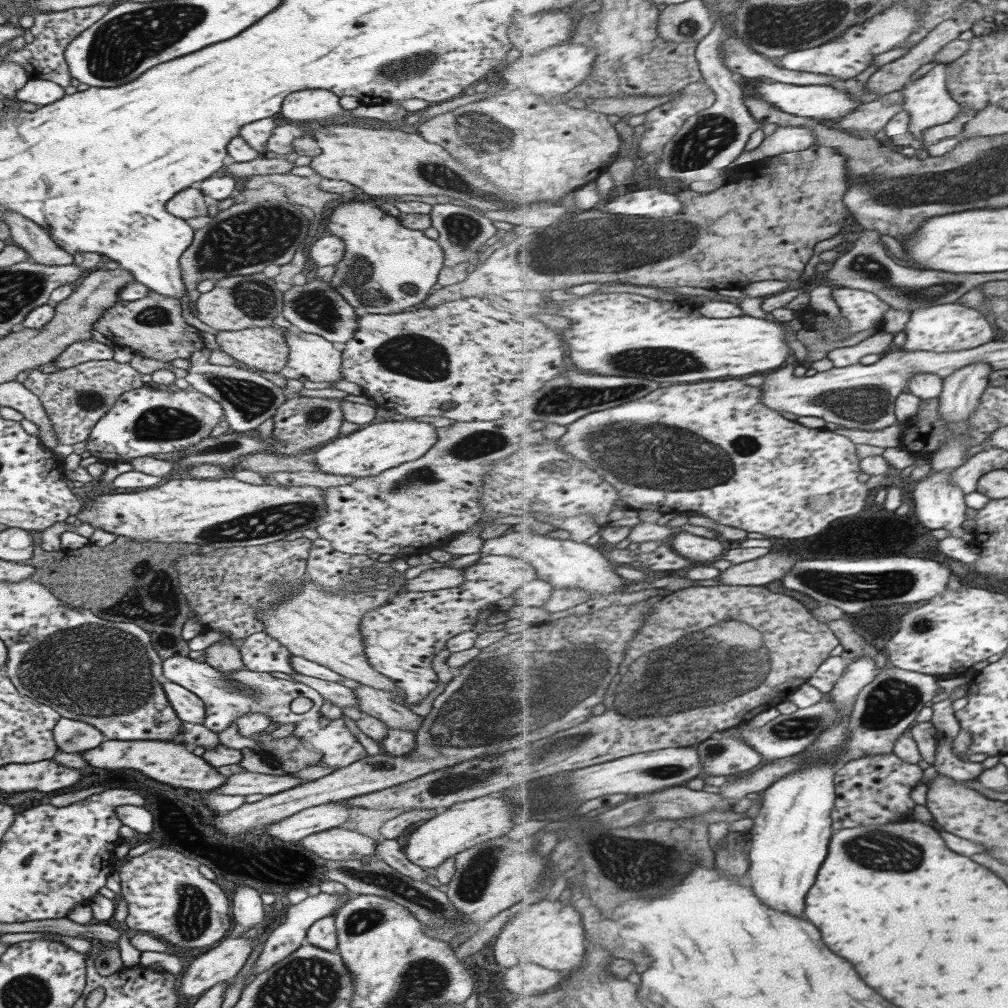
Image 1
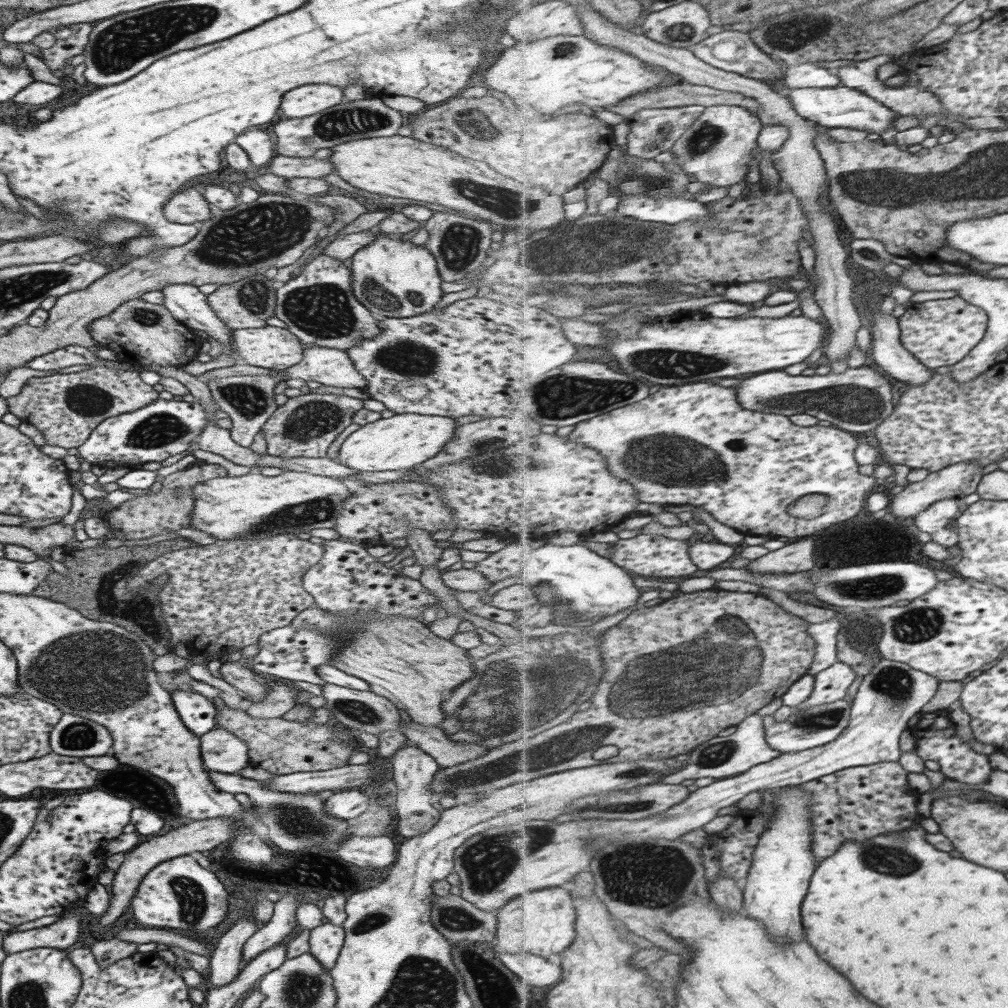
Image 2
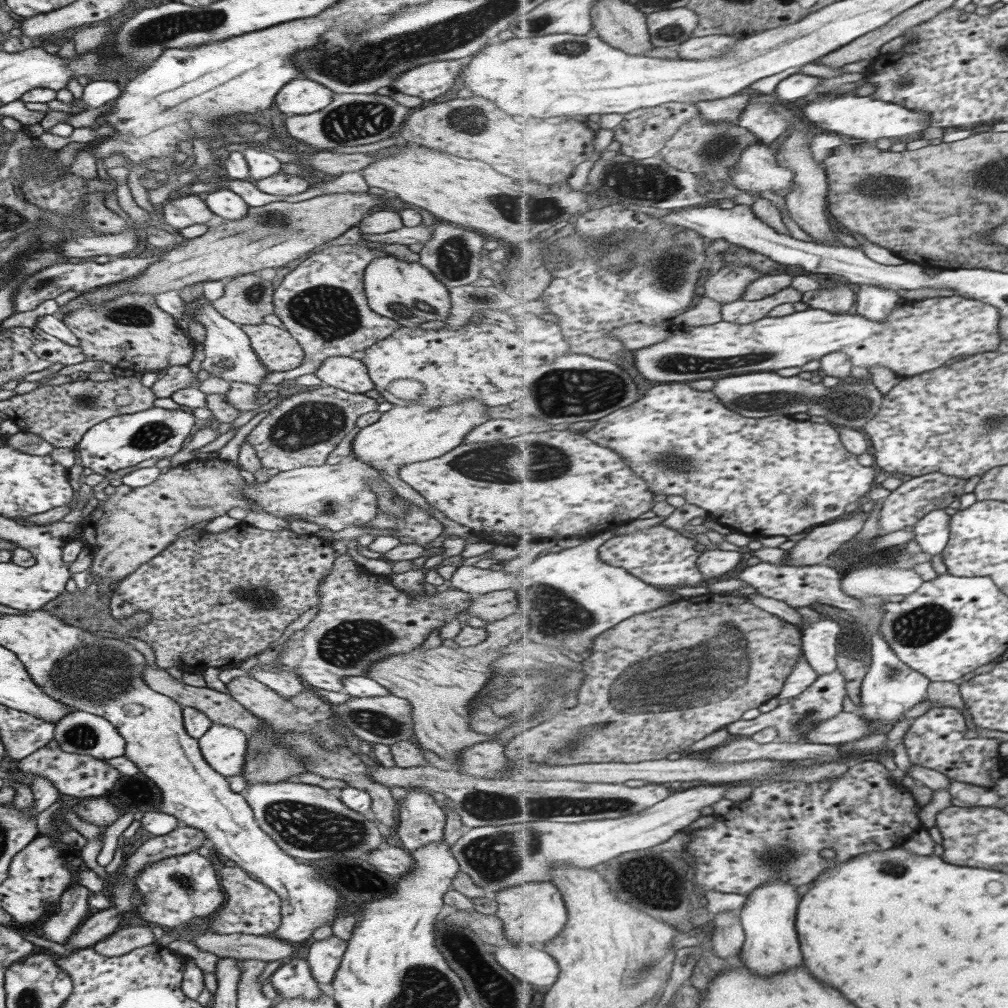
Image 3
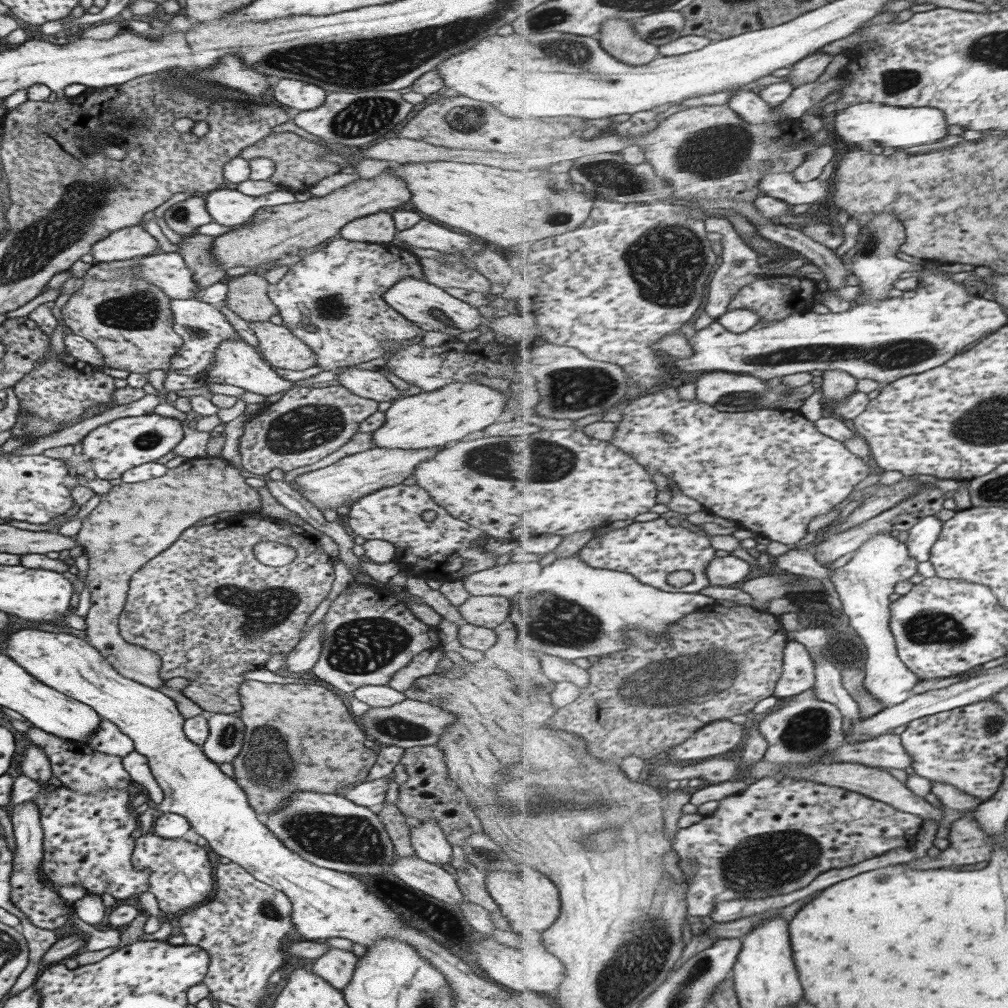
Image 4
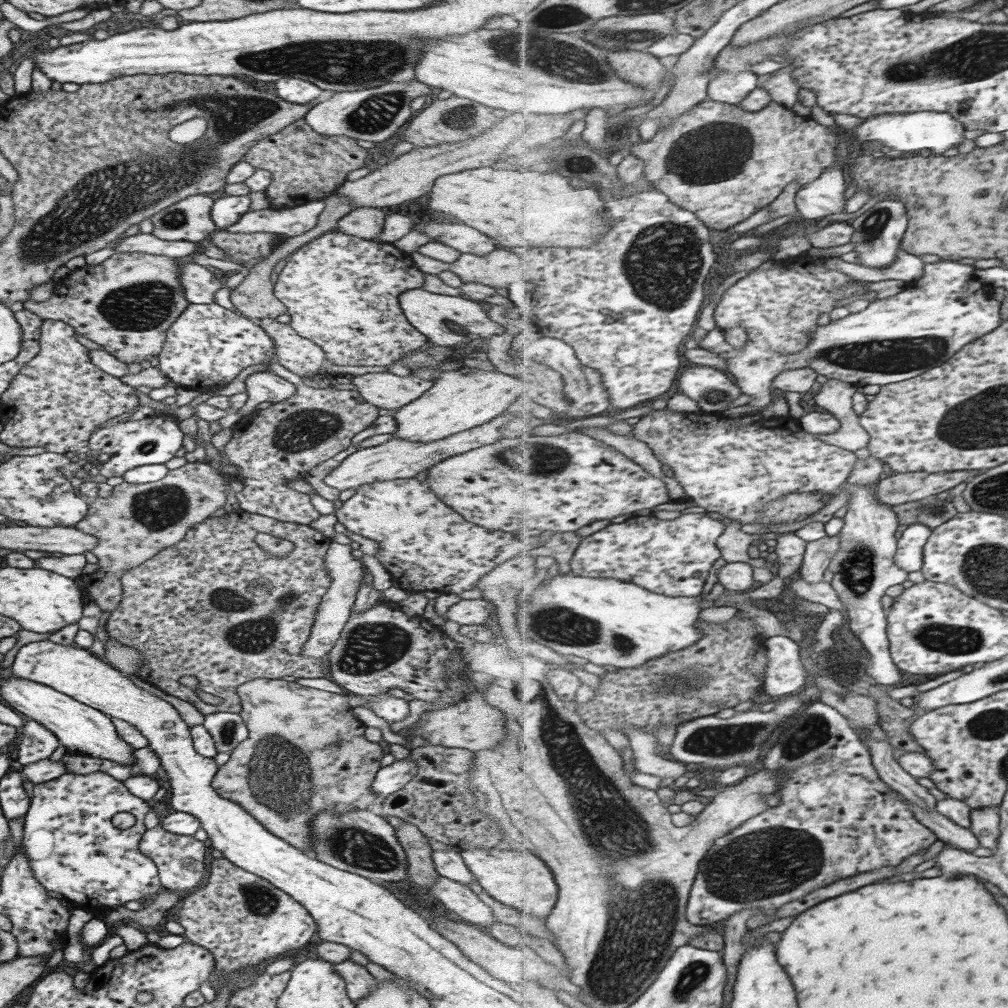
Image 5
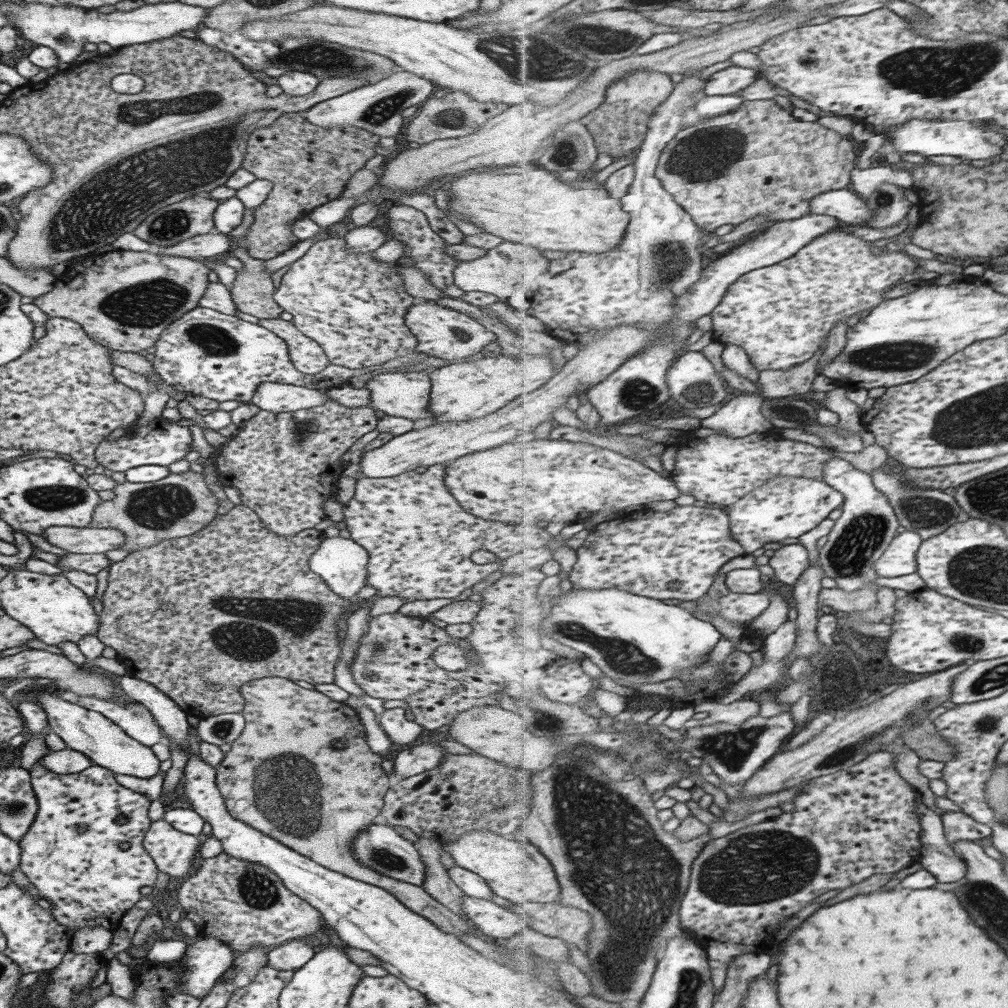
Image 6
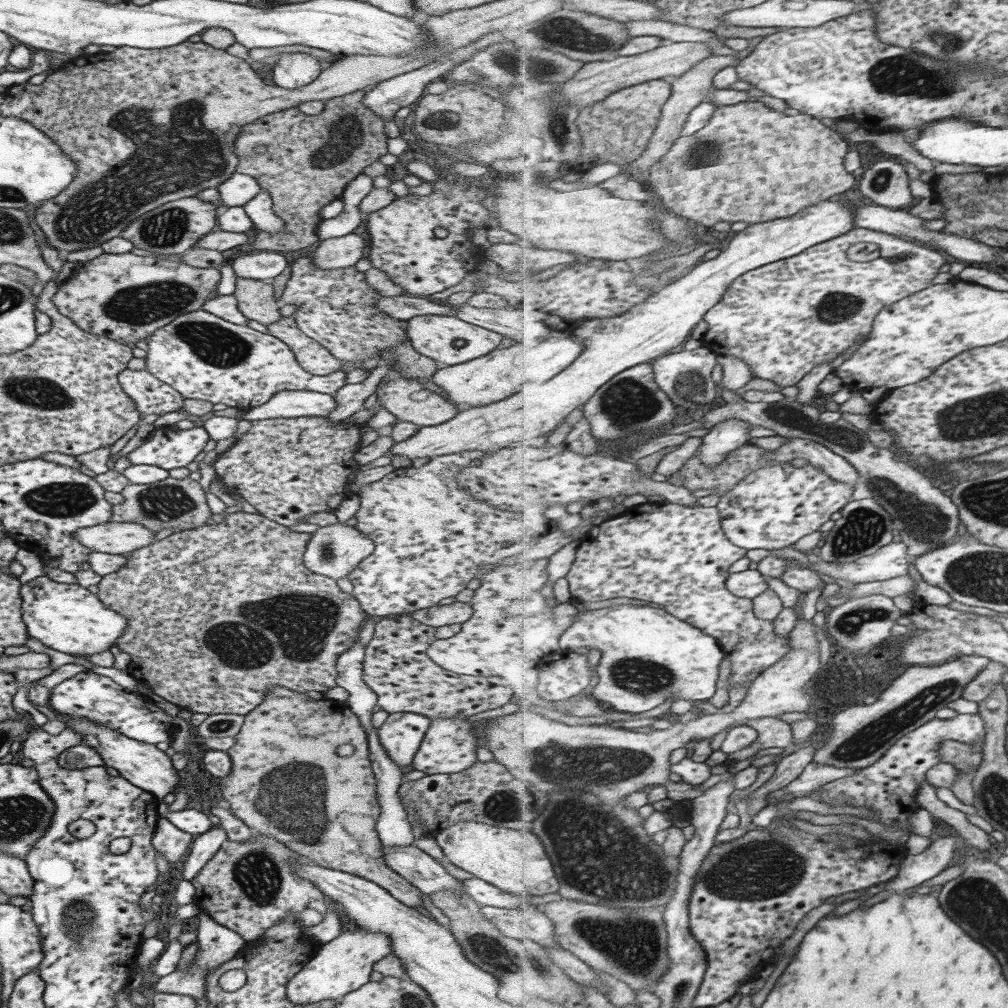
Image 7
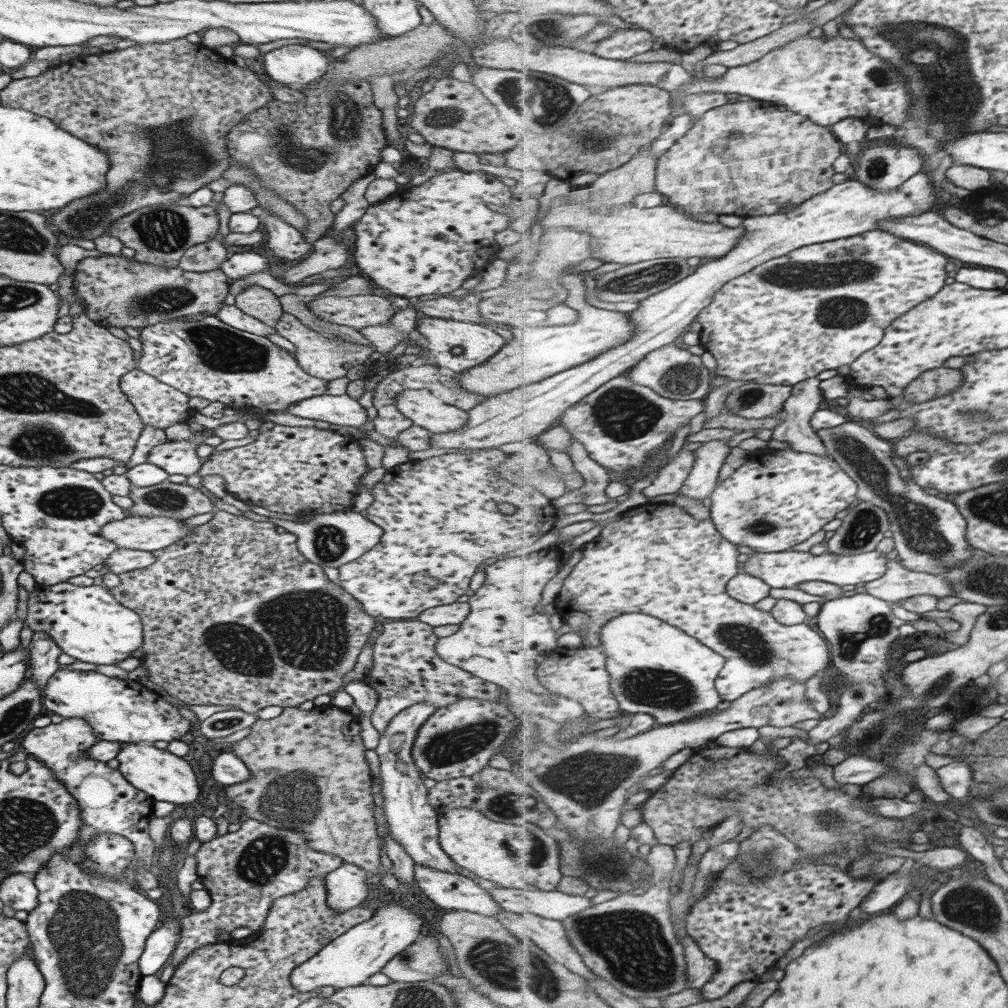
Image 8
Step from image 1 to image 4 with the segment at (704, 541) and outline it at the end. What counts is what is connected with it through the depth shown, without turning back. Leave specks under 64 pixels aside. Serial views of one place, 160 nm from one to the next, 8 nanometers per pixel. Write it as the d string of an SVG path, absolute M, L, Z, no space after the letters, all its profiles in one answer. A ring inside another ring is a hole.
M730 554L715 557L708 567L707 577L713 586L735 586L747 581L751 574L751 566L747 560Z

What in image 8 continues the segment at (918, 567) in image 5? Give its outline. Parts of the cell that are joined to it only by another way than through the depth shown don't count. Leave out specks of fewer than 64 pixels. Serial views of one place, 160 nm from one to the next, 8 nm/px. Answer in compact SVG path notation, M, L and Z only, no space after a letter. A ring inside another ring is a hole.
M789 549L783 552L755 552L747 562L741 565L741 572L762 578L771 588L795 588L809 581L825 581L849 588L857 585L865 586L885 576L890 564L887 553L877 550L851 556L841 556L830 552L815 556L810 551L801 552Z

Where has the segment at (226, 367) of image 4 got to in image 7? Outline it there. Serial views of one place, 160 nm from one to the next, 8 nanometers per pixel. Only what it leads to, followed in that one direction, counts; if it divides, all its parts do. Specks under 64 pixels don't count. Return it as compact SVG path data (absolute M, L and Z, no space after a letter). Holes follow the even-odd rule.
M280 390L275 391L267 402L246 410L239 420L253 422L303 416L323 418L333 412L334 406L334 398L330 394L310 390Z

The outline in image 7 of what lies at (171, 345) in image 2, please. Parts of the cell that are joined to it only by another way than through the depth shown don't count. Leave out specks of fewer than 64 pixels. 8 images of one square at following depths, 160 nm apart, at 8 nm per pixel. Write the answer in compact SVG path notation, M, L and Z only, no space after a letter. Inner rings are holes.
M103 252L87 262L74 265L70 277L63 278L63 282L58 283L52 304L59 315L69 318L83 332L104 336L123 345L135 345L137 341L143 341L153 331L166 326L175 318L200 310L204 302L215 294L219 280L216 268L195 268L179 260L137 256L131 252Z

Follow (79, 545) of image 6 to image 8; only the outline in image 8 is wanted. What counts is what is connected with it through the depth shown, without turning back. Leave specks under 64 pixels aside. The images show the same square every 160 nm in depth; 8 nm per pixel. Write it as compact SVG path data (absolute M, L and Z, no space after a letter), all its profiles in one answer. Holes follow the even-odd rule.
M126 516L107 522L99 529L100 536L112 542L116 548L153 552L177 542L193 528L181 525L184 520L174 518Z

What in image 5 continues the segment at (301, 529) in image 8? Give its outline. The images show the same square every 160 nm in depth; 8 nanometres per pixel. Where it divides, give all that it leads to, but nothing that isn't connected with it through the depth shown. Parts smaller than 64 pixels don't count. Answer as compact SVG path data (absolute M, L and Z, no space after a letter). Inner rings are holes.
M330 541L326 553L323 554L323 567L331 577L330 585L326 593L321 597L319 606L314 614L314 619L307 640L302 644L300 654L307 658L325 656L331 650L339 636L339 631L347 622L352 604L356 599L356 592L360 582L365 578L365 572L369 565L361 563L353 556L353 550L349 545L343 545Z

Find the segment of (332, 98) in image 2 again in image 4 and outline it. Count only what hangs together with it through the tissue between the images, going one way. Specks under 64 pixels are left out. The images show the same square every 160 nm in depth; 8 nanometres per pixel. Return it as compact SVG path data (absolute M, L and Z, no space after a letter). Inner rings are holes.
M283 78L272 87L273 98L289 108L307 111L313 110L323 104L326 92L305 82Z

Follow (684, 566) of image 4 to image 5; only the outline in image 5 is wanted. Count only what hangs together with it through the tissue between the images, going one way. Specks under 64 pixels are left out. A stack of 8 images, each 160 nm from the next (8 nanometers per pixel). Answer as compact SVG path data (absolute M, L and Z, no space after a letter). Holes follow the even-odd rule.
M686 513L671 520L660 520L653 514L647 516L630 516L623 523L610 523L606 527L581 539L576 547L570 566L572 573L593 578L618 578L627 582L637 583L657 594L672 597L701 596L709 588L707 578L713 564L722 557L718 547L718 538L727 526L721 517L707 513Z

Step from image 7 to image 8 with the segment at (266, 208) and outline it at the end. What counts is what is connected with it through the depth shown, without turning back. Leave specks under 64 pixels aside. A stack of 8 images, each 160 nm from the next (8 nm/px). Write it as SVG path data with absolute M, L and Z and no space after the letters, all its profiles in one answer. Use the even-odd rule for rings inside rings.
M256 205L249 213L260 220L260 228L267 234L264 245L271 250L273 256L295 260L305 256L312 249L312 243L305 242L301 232L261 205Z

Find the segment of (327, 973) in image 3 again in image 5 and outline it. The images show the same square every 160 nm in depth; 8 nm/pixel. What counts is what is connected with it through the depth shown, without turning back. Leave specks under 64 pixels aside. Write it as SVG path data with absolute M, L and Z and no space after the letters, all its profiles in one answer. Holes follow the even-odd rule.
M350 959L332 963L333 970L344 980L346 995L356 1003L360 998L368 995L376 985L364 966L353 963Z

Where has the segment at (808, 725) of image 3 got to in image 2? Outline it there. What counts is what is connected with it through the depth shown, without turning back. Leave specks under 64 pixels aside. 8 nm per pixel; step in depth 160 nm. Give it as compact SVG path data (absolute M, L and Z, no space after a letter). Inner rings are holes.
M837 661L834 665L816 674L813 694L806 700L804 707L814 707L837 702L845 698L849 686L855 682L858 674L849 664Z

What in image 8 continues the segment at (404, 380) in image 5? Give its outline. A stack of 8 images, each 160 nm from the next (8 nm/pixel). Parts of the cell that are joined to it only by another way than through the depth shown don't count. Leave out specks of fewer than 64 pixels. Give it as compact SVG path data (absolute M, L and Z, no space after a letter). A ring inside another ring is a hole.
M405 389L398 392L394 405L412 425L419 426L429 433L445 433L459 430L467 422L464 410L449 404L435 403L425 389Z

